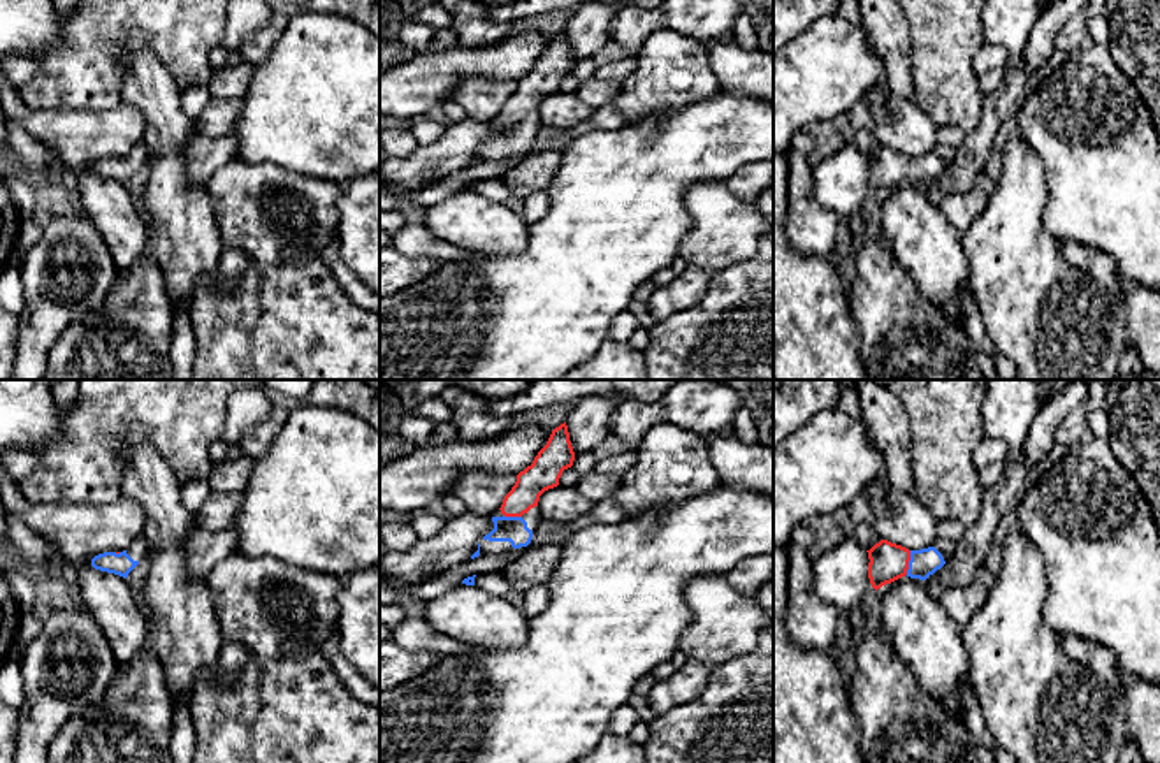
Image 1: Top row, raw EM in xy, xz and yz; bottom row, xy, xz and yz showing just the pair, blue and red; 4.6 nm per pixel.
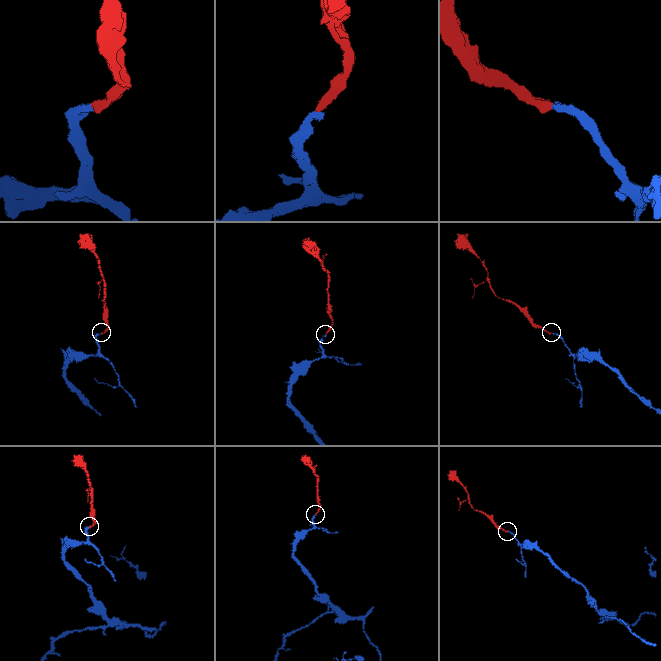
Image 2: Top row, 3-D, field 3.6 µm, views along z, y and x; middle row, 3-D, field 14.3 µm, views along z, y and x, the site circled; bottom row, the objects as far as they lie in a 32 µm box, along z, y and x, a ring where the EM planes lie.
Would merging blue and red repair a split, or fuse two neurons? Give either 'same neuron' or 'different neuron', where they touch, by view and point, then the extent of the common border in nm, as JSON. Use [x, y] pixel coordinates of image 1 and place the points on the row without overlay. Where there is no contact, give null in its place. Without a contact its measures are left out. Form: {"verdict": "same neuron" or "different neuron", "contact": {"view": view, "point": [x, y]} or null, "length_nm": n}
{"verdict": "same neuron", "contact": {"view": "yz", "point": [909, 169]}, "length_nm": 110}

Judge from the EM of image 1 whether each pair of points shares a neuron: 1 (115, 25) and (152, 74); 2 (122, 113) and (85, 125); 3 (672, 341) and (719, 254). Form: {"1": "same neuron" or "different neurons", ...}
{"1": "different neurons", "2": "same neuron", "3": "different neurons"}

